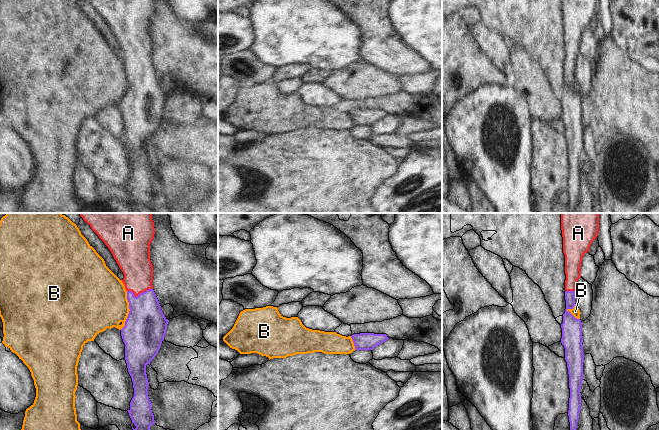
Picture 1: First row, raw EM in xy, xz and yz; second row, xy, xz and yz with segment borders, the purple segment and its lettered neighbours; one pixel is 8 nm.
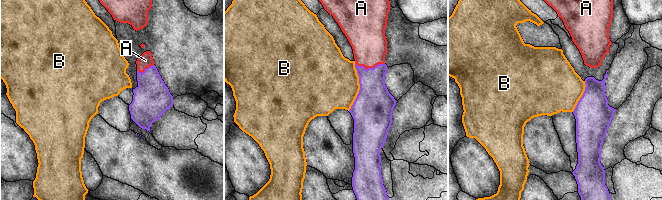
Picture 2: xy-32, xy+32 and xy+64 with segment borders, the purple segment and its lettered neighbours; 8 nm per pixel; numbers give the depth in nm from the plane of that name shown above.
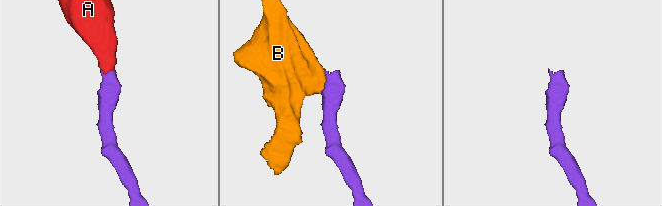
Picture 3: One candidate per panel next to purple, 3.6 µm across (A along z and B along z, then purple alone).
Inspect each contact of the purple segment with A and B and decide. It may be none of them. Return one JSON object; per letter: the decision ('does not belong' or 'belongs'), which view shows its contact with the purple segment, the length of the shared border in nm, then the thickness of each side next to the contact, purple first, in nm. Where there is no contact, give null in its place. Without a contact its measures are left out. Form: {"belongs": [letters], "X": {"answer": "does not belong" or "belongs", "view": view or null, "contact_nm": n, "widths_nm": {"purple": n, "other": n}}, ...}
{"belongs": ["A"], "A": {"answer": "belongs", "view": "xy", "contact_nm": 200, "widths_nm": {"purple": 320, "other": 240}}, "B": {"answer": "does not belong", "view": "xy", "contact_nm": 320, "widths_nm": {"purple": 340, "other": 440}}}

